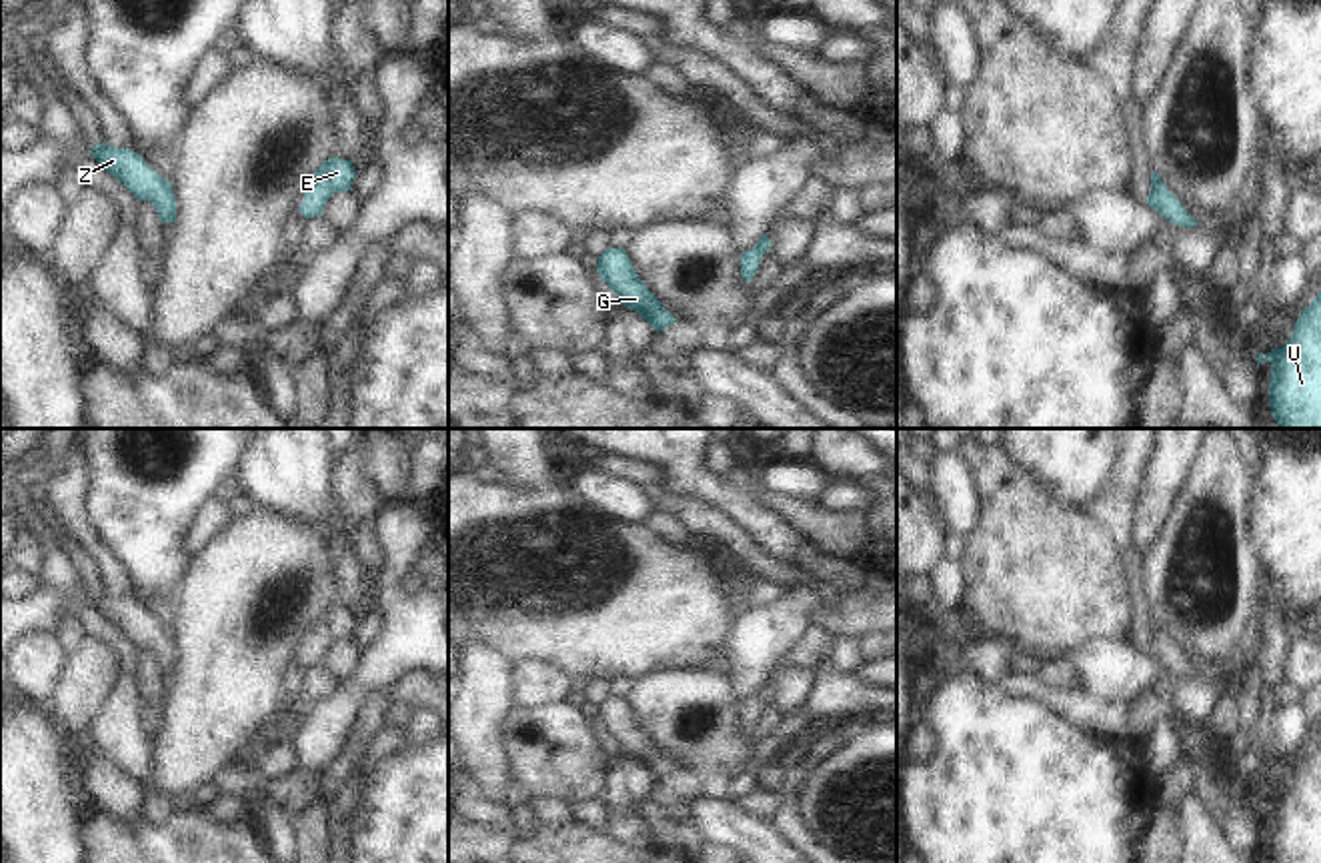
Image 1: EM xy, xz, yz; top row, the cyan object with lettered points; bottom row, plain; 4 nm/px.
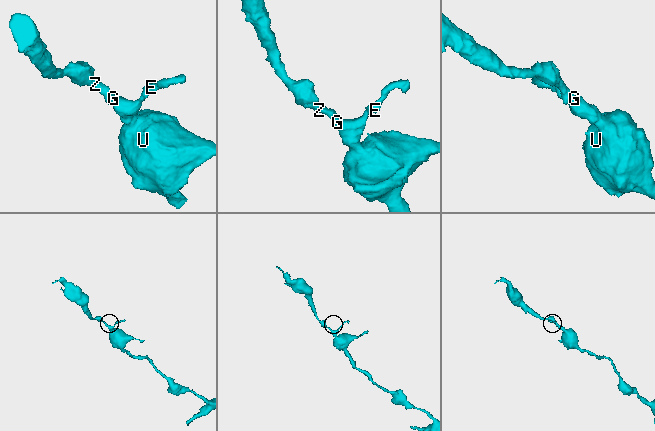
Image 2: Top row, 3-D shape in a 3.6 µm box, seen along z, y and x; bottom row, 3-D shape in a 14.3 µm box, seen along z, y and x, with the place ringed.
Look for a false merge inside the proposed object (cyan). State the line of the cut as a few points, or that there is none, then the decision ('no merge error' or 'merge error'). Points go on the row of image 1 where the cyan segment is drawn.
no cut; no merge error

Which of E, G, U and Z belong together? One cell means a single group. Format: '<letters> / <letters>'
E G U Z

